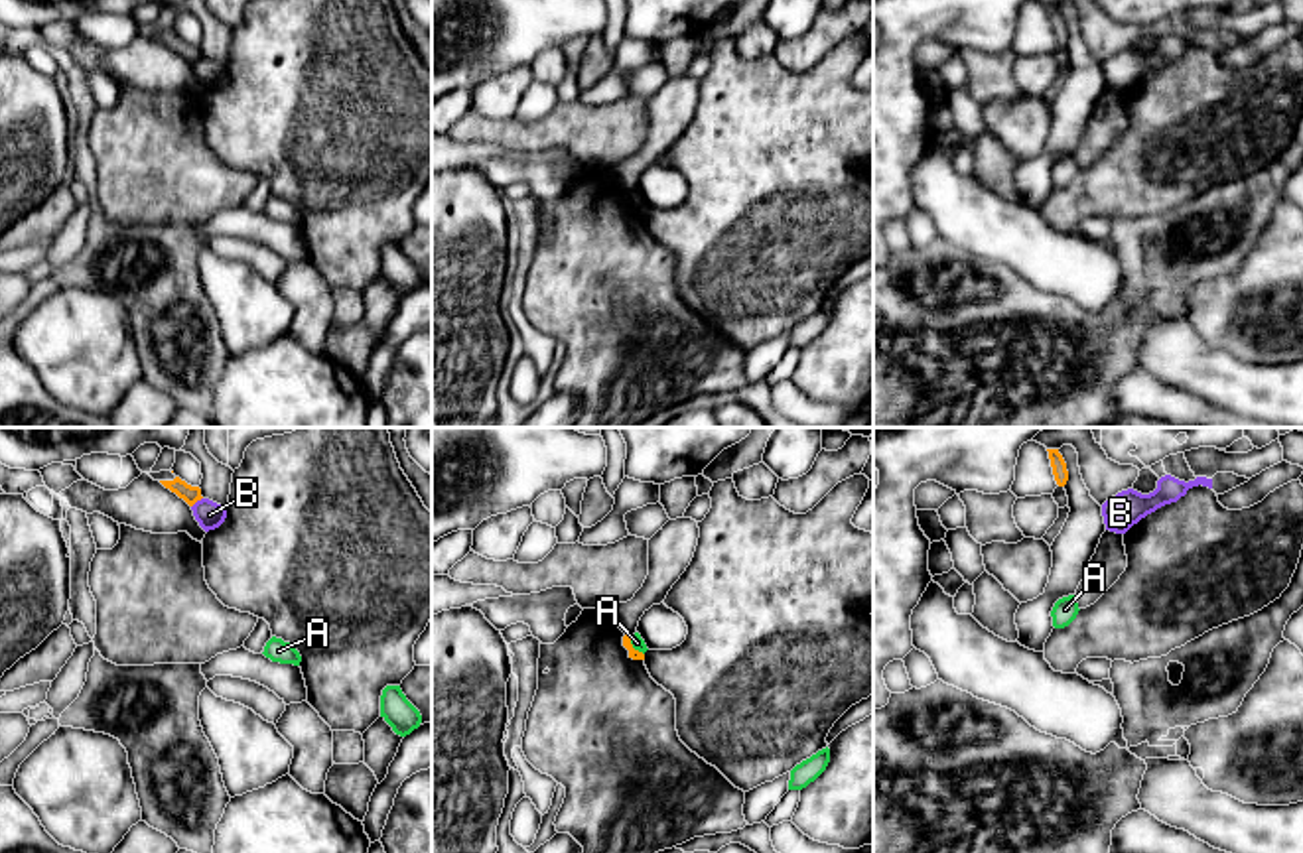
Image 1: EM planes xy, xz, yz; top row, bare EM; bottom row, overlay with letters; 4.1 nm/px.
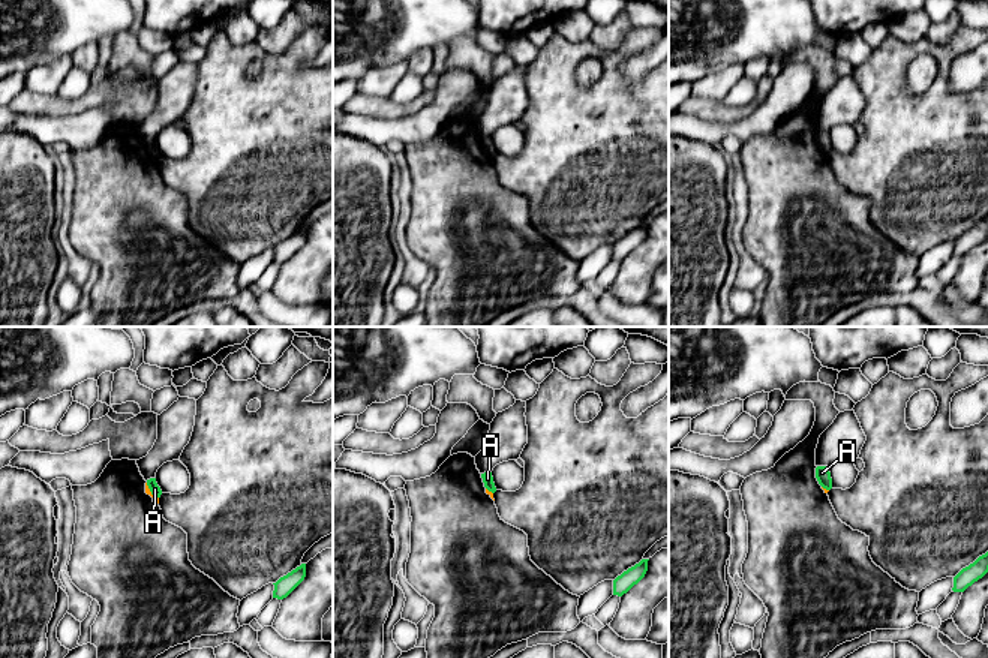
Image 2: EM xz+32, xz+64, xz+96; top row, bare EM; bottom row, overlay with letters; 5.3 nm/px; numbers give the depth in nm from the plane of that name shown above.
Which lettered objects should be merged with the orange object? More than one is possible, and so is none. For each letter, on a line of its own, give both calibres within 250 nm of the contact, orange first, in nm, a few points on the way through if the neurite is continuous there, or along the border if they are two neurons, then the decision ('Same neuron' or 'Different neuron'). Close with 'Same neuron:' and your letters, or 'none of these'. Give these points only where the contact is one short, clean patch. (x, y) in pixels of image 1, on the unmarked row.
A: Thickness 50 nm (orange) against 50 nm. Boundary: xz (627, 196), (643, 213). Different neuron
B: Thickness 70 nm (orange) against 120 nm. Boundary: xy (202, 56), (192, 65). Different neuron
Same neuron: none of these

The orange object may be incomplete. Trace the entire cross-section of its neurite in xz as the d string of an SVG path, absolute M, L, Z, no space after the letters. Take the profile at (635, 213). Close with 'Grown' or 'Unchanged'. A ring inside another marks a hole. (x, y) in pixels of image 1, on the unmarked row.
M611 165L583 167L554 203L540 201L538 248L528 270L522 311L536 329L566 347L554 384L583 406L574 427L637 427L658 410L747 384L745 351L680 299L674 254L651 236L645 213L617 185Z. Grown

